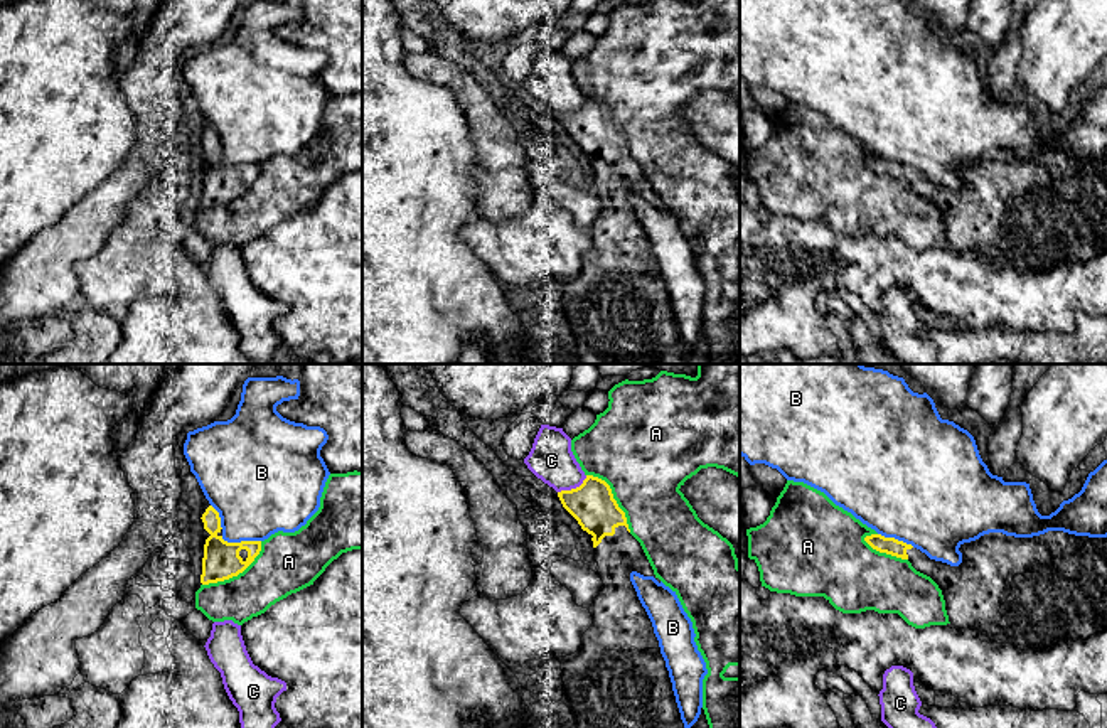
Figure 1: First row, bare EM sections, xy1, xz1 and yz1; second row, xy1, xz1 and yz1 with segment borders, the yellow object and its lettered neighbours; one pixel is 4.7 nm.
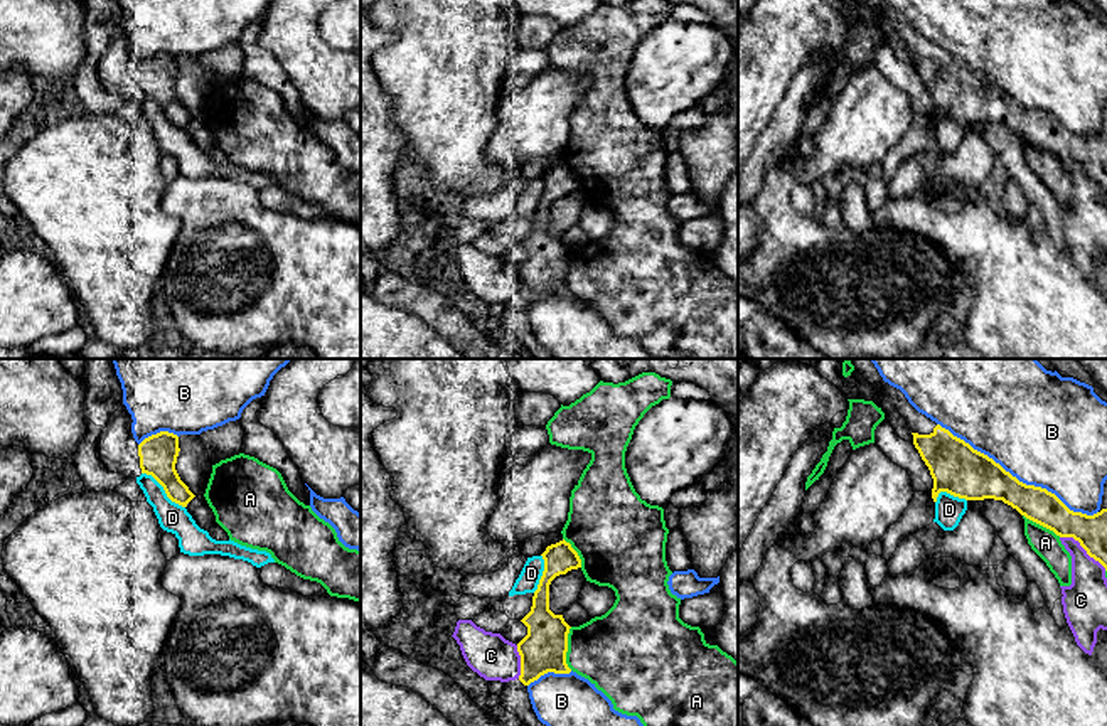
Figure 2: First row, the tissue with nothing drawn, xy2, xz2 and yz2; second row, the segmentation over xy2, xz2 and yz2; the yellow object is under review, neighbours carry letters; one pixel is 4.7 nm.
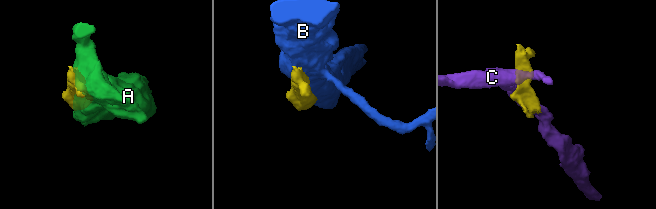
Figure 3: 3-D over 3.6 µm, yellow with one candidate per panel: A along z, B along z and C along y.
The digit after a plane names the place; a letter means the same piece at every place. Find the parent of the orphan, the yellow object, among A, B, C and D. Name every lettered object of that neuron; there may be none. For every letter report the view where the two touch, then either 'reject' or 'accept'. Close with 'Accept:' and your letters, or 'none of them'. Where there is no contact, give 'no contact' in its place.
A: contact in xy1; reject
B: contact in yz2; reject
C: contact in yz2; reject
D: contact in xy2; reject
Accept: none of them

